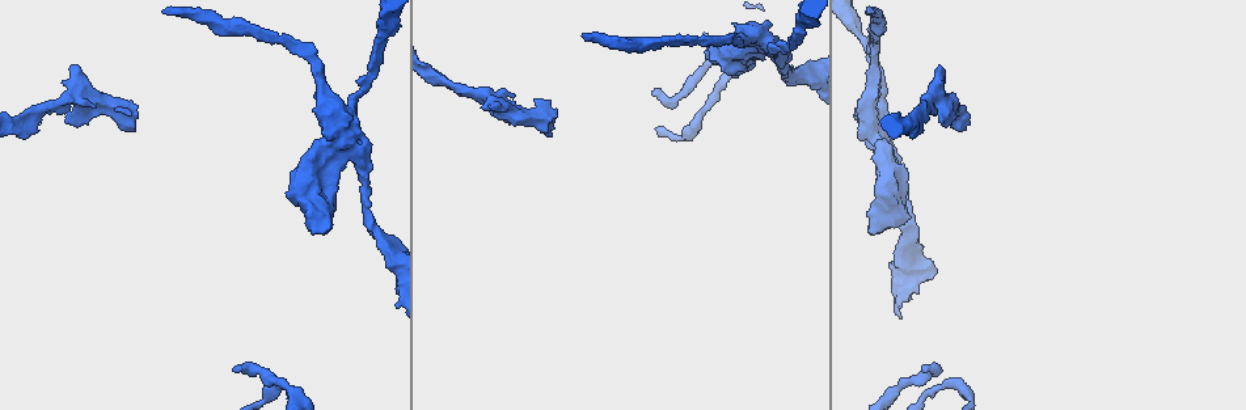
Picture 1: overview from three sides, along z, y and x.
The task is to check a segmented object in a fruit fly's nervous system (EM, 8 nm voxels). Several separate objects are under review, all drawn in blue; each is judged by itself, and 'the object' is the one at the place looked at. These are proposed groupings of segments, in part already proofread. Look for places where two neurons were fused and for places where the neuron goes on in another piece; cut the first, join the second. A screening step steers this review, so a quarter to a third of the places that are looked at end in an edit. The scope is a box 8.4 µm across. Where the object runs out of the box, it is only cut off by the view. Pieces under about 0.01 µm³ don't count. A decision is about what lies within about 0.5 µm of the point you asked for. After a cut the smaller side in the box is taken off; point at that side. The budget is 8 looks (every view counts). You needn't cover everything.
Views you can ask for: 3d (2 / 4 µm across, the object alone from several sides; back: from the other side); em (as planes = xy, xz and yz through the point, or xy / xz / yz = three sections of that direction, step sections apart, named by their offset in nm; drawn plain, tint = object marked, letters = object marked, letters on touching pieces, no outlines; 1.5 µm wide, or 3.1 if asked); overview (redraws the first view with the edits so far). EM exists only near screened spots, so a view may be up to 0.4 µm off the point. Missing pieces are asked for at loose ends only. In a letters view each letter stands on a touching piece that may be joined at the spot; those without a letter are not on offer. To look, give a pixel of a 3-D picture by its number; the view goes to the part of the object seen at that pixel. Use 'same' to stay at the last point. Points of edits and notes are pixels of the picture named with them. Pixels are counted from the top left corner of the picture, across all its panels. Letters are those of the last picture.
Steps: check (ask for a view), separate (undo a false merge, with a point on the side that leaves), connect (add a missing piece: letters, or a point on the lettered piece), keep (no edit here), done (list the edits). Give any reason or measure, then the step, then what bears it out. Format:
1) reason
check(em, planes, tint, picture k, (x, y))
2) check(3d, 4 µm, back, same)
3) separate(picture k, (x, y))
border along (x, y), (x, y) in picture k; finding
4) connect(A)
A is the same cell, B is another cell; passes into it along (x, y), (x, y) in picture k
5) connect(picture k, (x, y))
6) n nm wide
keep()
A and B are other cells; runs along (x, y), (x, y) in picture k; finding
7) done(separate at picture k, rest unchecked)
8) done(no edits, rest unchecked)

check(em, planes, tint, picture 1, (497, 103))

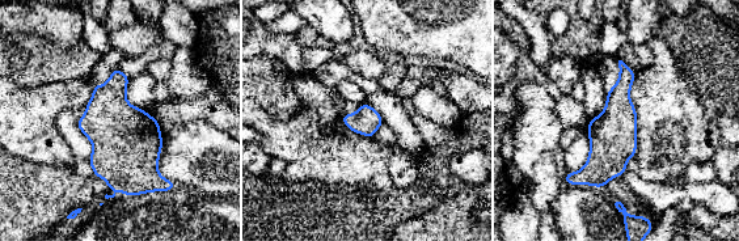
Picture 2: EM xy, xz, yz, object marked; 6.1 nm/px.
check(em, planes, letters, same)

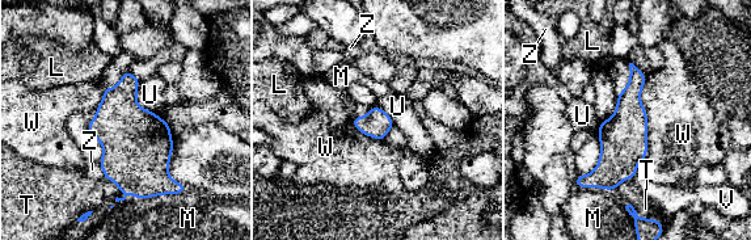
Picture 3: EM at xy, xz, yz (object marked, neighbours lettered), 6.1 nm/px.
keep()
L, M, T, U, V, W and Z are other cells; runs along (633, 70), (621, 150), (578, 180) in picture 3; one neuron here

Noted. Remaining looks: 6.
calibre changes
check(3d, 4 µm, picture 1, (666, 40))

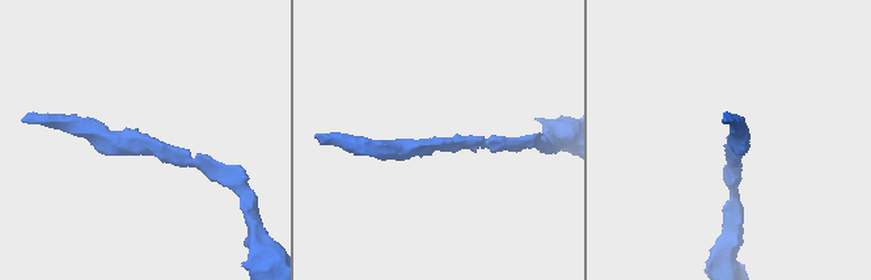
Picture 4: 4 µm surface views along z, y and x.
now the EM
check(em, xy, step 8, letters, picture 4, (442, 145))

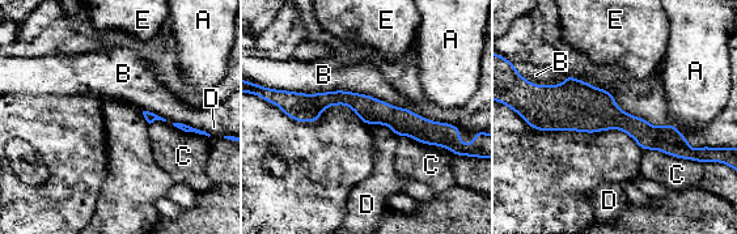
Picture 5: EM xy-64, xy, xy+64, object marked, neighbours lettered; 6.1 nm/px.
160 nm wide
keep()
A, B, C, D and E are other cells; runs along (289, 109), (350, 98), (444, 130) in picture 5; all the same neuron

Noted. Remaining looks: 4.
free end
check(em, planes, letters, picture 1, (930, 371))

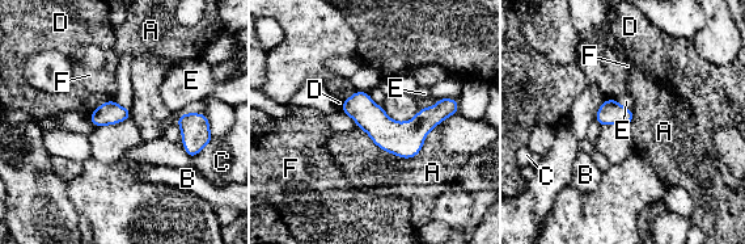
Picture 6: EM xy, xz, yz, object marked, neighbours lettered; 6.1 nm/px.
A touches over 500 nm
keep()
A, B, C, D, E and F are other cells; none of them fits

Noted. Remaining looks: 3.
done(no edits, rest unchecked)

